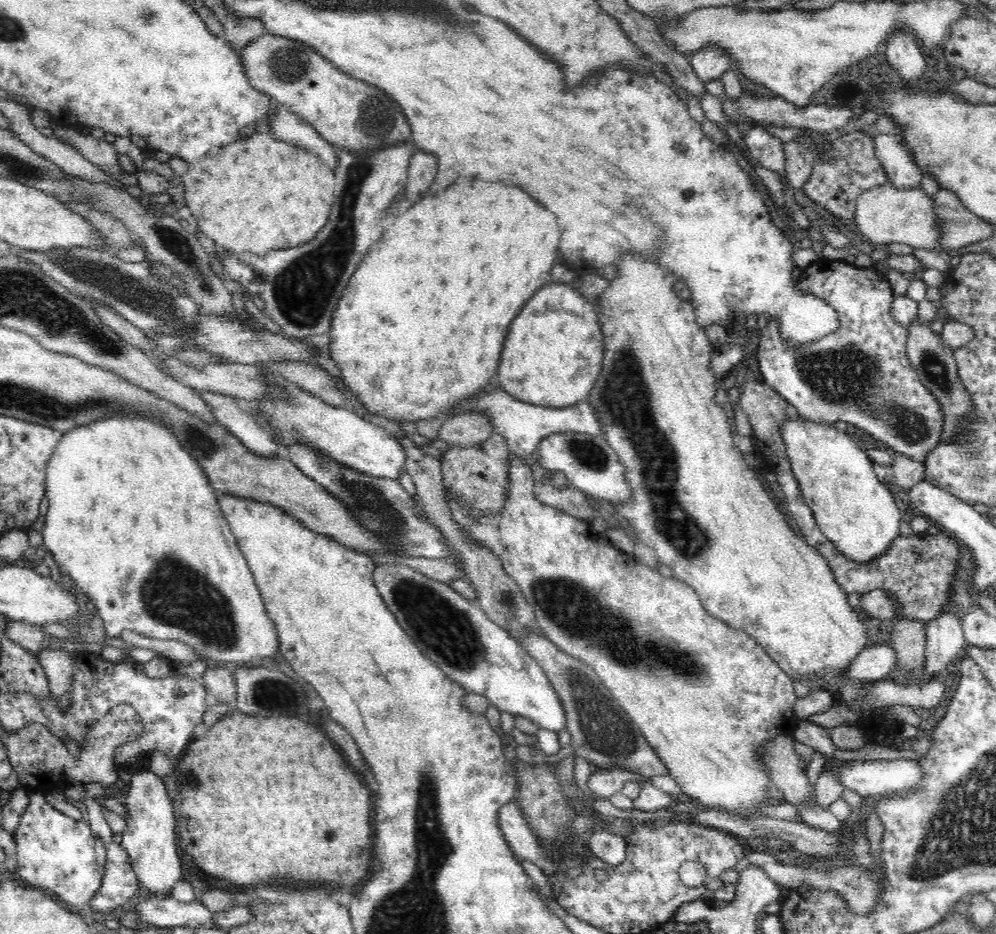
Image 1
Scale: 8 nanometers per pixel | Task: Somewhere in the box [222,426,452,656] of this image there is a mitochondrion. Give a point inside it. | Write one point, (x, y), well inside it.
(370, 501)

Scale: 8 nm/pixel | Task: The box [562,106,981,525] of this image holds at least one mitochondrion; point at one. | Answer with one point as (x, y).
(848, 375)

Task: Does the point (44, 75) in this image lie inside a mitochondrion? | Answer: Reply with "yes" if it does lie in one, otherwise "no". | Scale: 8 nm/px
no

